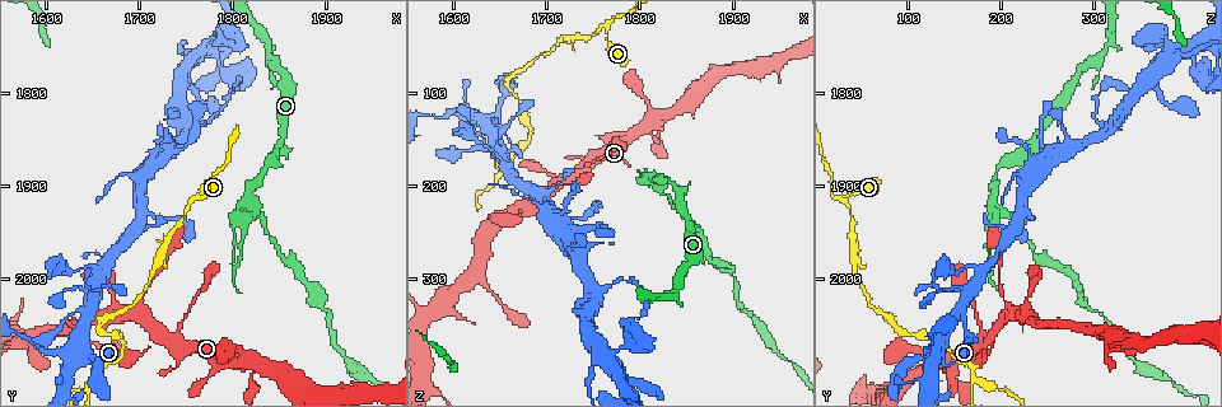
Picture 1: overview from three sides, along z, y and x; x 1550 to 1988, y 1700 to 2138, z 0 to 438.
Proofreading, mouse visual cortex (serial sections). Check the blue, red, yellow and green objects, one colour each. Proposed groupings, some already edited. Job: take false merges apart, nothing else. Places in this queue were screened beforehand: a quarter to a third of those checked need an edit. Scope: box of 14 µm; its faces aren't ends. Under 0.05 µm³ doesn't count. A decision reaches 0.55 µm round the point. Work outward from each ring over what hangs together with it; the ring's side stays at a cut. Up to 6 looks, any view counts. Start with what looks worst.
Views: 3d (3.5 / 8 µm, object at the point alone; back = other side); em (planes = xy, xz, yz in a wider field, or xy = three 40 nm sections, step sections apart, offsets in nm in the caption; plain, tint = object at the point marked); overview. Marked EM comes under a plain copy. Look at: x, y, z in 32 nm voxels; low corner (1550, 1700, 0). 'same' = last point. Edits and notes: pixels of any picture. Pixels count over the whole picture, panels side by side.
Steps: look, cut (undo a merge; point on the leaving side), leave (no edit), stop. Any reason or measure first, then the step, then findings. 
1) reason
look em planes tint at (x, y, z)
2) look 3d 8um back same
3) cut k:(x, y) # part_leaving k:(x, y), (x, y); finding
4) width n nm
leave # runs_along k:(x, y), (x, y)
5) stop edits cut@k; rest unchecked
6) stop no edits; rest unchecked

branch point
look 3d 8um at (1760, 1915, 25)

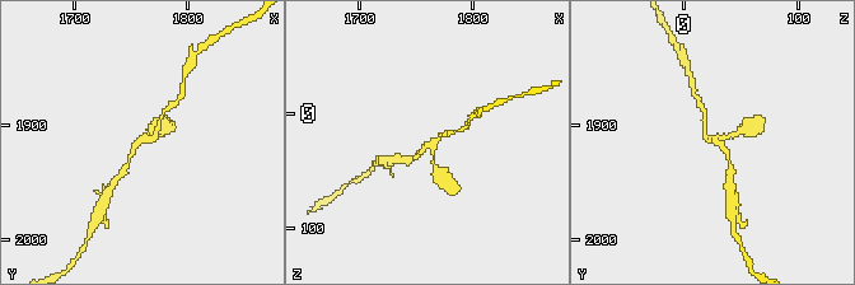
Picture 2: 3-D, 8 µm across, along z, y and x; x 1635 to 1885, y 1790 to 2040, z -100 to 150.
arms 3; arm_widths 100, 150, 300 nm
look em planes tint at (1766, 1908, 28)

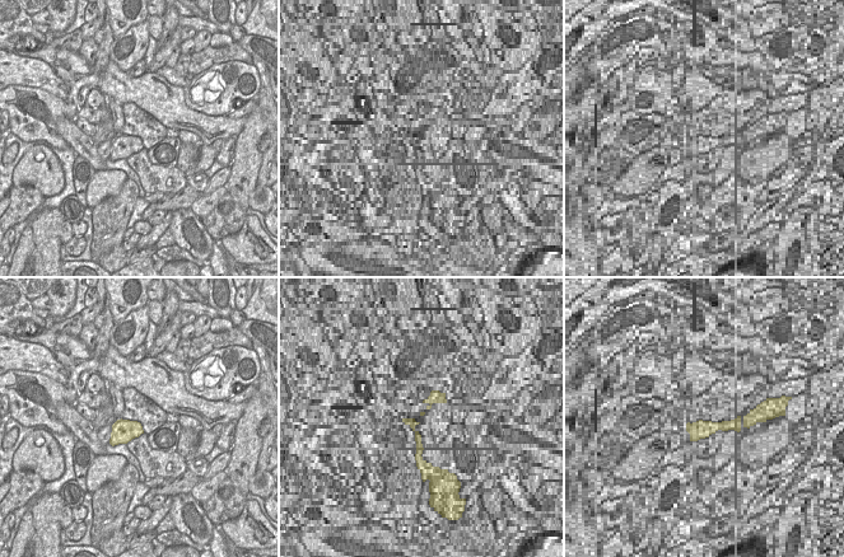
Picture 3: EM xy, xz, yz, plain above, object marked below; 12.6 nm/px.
leave # runs_along 2:(160, 127), (134, 145), (127, 162); all the same cell

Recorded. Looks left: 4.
calibre changes
look 3d 3.5um at (1715, 1995, 45)

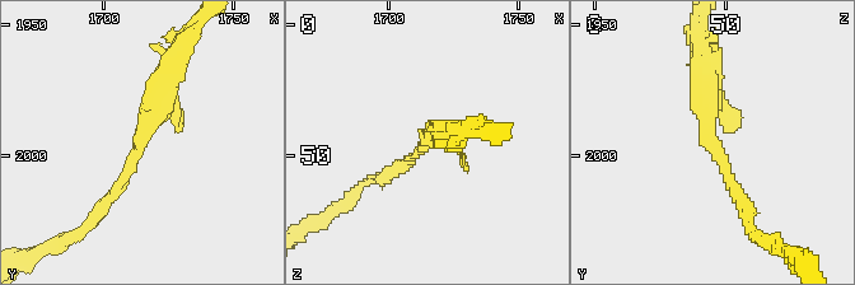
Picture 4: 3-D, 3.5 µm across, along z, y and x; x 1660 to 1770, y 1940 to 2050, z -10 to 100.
arm_widths 150, 300 nm
leave # runs_along 4:(167, 68), (132, 168), (97, 211); continuous, no second cell

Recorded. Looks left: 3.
abrupt turn
look 3d 3.5um at (1660, 2060, 95)

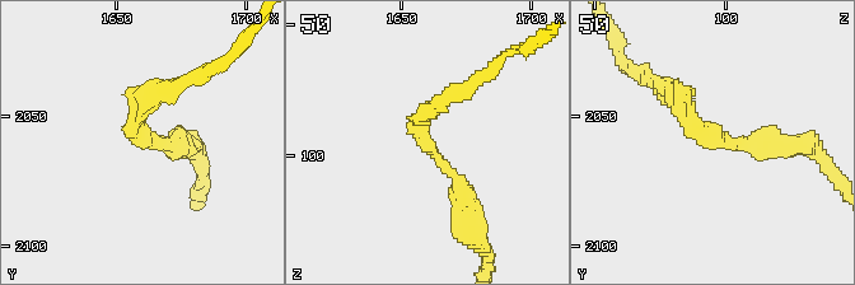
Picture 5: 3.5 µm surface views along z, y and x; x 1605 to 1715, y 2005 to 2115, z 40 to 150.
arm_widths 150, 200 nm
look em planes tint at (1657, 2055, 92)

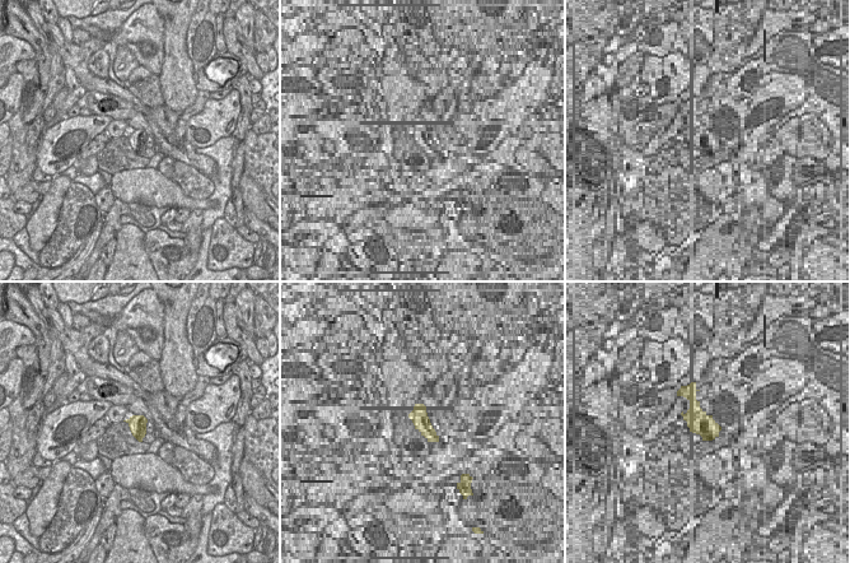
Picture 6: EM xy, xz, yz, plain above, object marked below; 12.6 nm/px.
width 220 nm
leave # runs_along 5:(658, 82), (710, 136), (772, 144); all the same cell

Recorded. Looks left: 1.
stop no edits; rest unchecked

